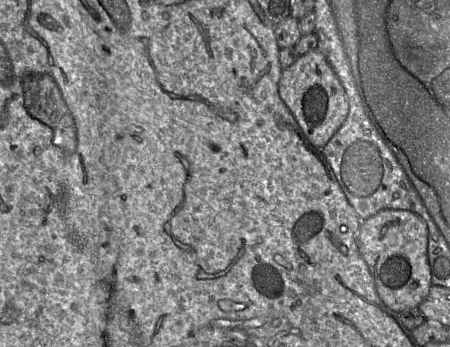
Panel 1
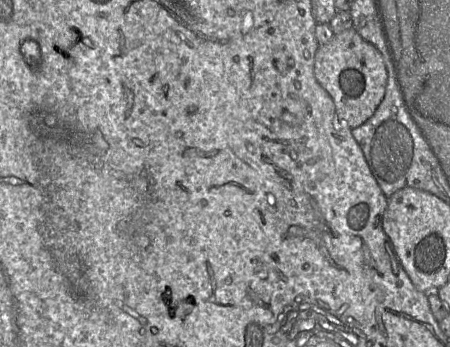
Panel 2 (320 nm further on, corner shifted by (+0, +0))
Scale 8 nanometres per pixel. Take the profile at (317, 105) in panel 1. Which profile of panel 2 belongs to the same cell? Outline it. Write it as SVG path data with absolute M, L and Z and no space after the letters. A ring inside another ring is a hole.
M353 28L335 34L329 42L319 46L314 58L314 75L332 98L339 119L351 130L366 122L374 114L384 97L388 77L381 53Z

